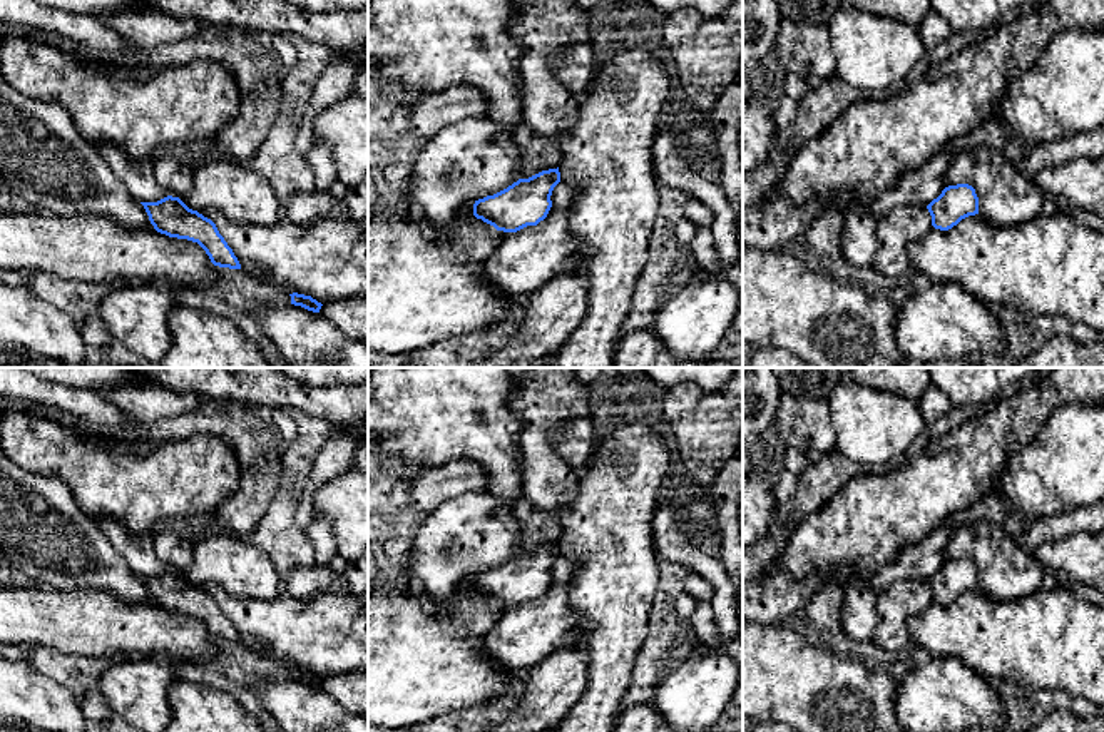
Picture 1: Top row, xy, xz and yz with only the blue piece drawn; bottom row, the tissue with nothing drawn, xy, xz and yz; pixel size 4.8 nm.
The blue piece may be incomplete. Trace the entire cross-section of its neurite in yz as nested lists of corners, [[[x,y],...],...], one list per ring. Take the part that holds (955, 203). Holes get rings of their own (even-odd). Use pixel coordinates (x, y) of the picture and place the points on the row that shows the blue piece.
[[[969,184],[948,186],[927,206],[932,226],[948,231],[962,219],[979,214],[979,197]]]

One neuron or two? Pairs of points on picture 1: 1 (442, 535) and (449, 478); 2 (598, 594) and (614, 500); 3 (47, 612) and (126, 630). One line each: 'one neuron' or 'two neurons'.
1: two neurons
2: one neuron
3: one neuron

